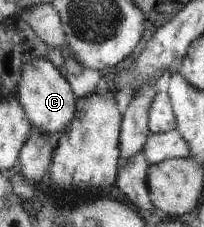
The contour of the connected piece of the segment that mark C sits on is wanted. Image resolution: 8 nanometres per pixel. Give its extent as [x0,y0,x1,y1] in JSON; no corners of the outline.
[17,57,78,140]

